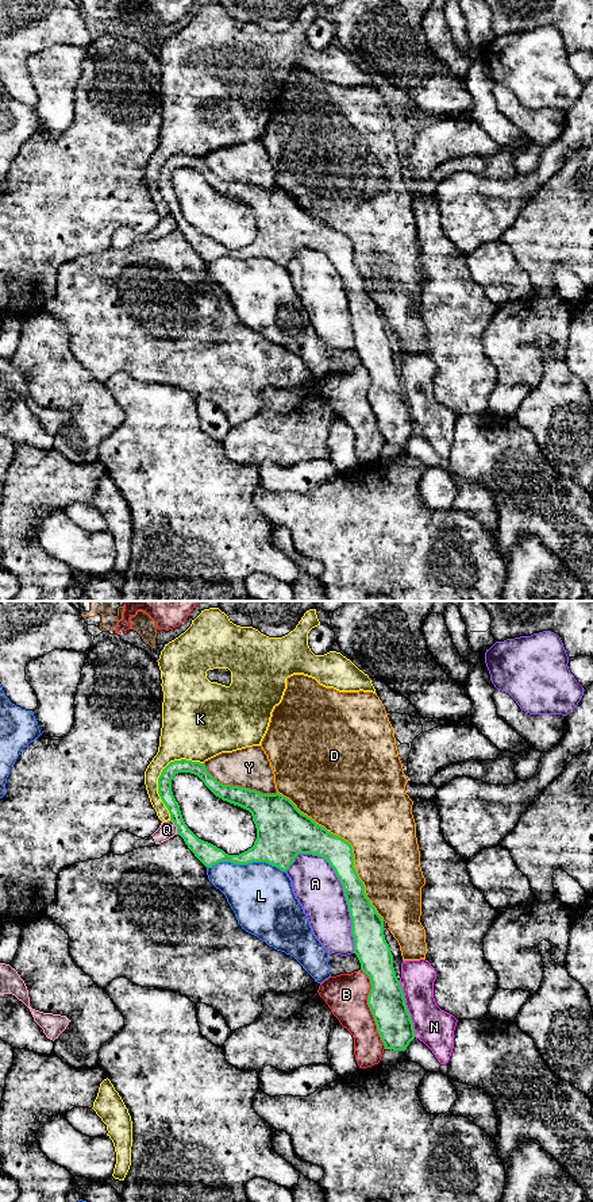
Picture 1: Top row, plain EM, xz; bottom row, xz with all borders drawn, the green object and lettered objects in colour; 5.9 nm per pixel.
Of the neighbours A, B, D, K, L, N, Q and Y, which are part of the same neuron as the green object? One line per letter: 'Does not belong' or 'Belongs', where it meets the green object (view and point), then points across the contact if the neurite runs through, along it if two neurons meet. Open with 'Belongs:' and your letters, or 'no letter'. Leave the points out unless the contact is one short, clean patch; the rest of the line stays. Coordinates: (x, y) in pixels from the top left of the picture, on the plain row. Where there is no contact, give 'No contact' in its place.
Belongs: no letter
A: Does not belong. Touches green at xz (345, 288)
B: Does not belong. Touches green at xz (370, 404)
D: Does not belong. Touches green at xz (350, 241)
K: Does not belong. Touches green at xz (161, 169)
L: Does not belong. Touches green at xz (246, 258)
N: Does not belong. Touches green at xz (407, 404). Boundary: xz (399, 376), (415, 431)
Q: Does not belong. Touches green at xz (176, 220). Boundary: xz (170, 214), (177, 228)
Y: Does not belong. Touches green at xz (238, 181)

